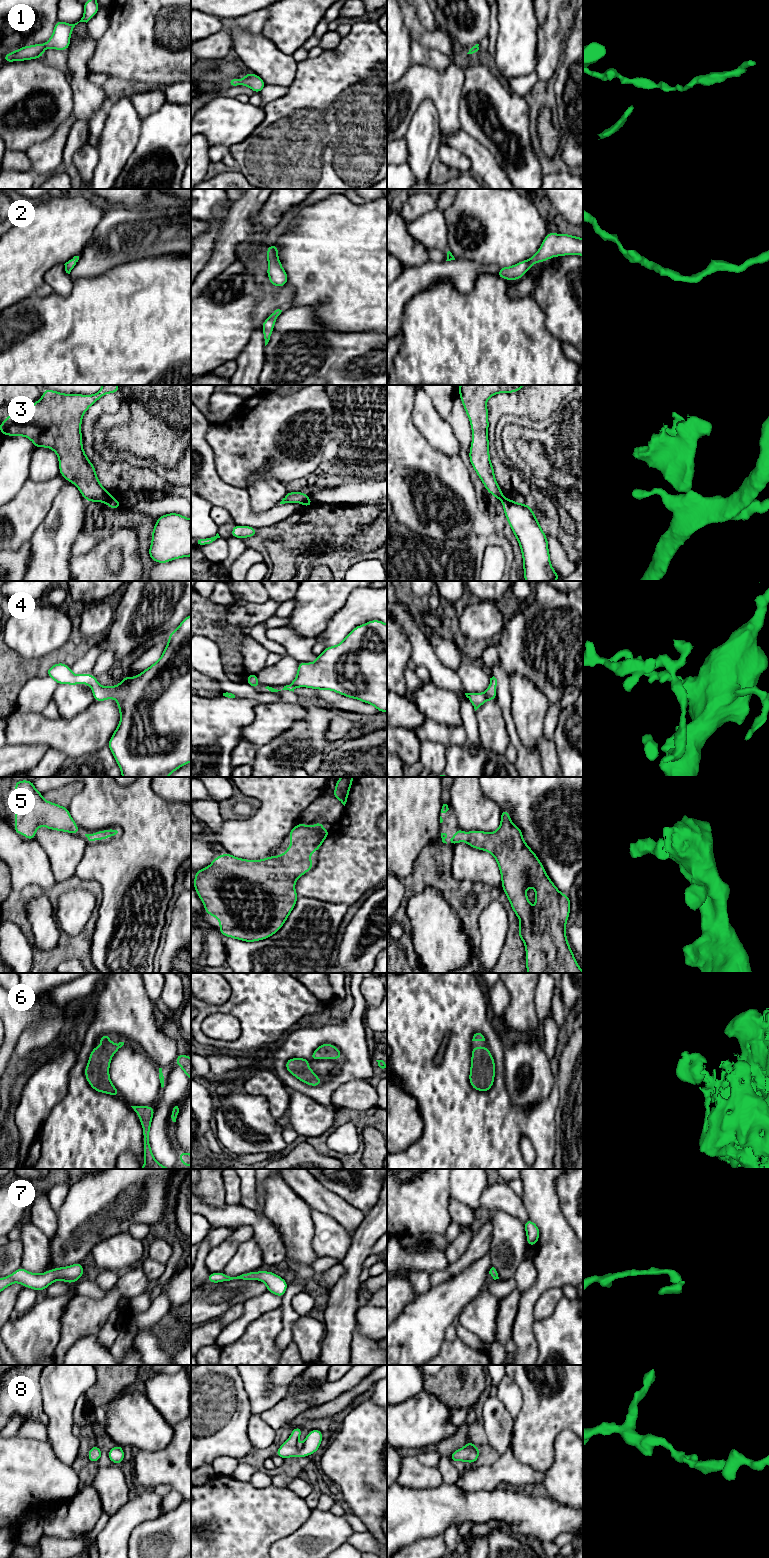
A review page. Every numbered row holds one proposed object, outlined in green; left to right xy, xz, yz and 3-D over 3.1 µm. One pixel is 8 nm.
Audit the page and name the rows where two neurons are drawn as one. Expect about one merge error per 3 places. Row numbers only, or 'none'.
3

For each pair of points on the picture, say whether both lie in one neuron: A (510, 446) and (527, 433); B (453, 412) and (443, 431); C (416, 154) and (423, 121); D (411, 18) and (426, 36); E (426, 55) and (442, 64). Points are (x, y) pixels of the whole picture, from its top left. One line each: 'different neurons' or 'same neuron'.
A: same neuron
B: different neurons
C: same neuron
D: same neuron
E: same neuron

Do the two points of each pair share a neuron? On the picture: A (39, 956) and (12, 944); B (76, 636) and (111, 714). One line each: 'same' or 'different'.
A: different
B: different

